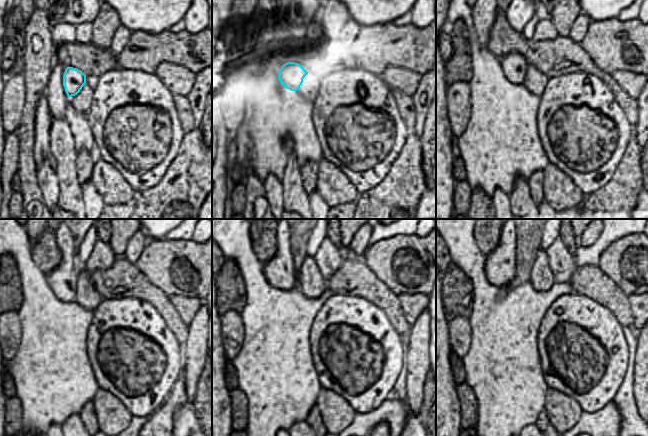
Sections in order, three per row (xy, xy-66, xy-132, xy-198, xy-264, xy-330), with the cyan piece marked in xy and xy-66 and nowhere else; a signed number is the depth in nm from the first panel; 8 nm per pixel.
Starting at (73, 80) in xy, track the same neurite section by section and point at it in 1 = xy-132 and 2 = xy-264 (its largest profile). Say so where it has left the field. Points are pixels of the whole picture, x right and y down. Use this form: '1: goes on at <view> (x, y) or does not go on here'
1: goes on at xy-132 (515, 66)
2: goes on at xy-264 (282, 285)

